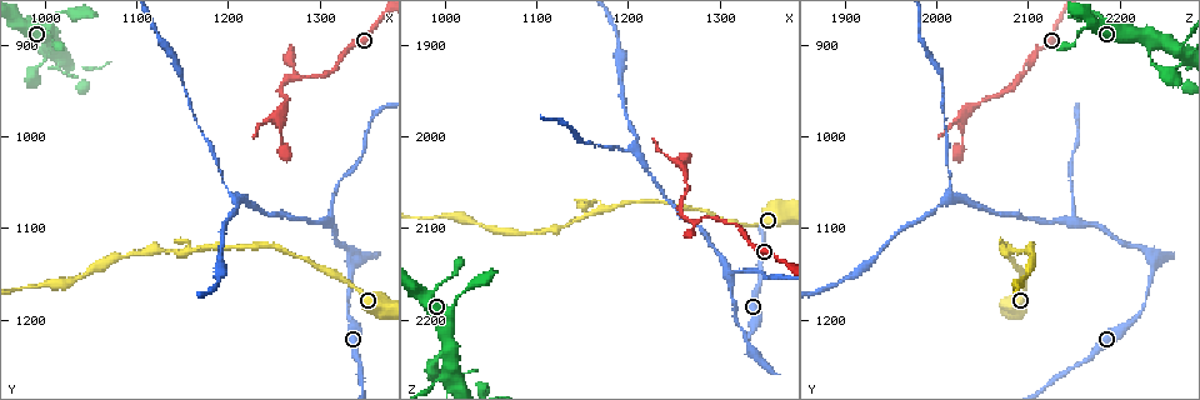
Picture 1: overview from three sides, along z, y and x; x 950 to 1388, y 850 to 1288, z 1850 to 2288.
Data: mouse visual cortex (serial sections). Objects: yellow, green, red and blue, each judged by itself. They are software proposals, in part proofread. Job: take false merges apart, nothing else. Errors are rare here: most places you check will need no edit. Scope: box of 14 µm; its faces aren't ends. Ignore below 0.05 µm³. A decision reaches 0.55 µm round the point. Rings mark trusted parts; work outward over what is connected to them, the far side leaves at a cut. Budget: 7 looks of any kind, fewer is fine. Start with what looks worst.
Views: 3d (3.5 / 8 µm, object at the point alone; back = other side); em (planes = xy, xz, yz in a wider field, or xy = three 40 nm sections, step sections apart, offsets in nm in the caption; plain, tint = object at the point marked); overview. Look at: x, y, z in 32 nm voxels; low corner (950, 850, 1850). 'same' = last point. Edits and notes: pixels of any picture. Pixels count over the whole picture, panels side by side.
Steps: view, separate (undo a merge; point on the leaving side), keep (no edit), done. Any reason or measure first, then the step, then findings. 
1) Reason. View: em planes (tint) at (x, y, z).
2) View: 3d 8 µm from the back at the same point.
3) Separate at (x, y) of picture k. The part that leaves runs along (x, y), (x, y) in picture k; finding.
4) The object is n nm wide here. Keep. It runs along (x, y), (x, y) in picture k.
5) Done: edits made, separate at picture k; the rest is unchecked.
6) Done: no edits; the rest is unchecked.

Sharp bend. View: 3d 3.5 µm from the back at (1275, 935, 2090).

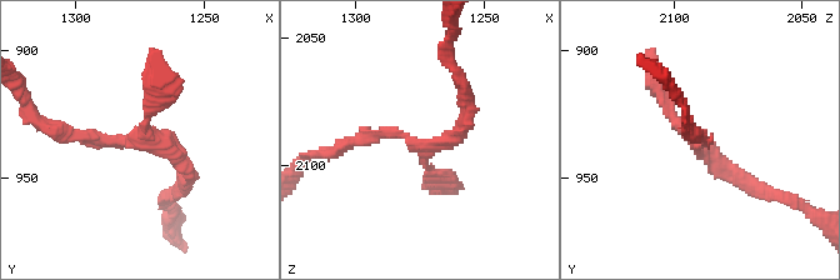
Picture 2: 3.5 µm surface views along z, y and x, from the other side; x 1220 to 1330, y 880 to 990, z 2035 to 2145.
3 arms meet here; the arms are 150, 200, 200 nm wide. View: em xy step 5 (tint) at (1275, 935, 2092).

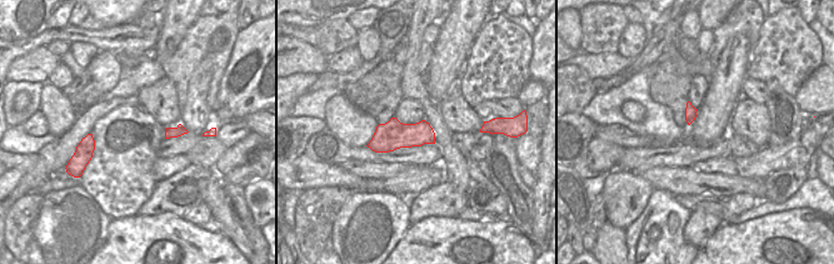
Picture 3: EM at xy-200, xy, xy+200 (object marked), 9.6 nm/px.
Keep. It runs along (55, 128), (163, 139), (190, 174) in picture 2; all the same cell.

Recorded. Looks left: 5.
Narrows sharply. View: 3d 8 µm at (1160, 1125, 2085).

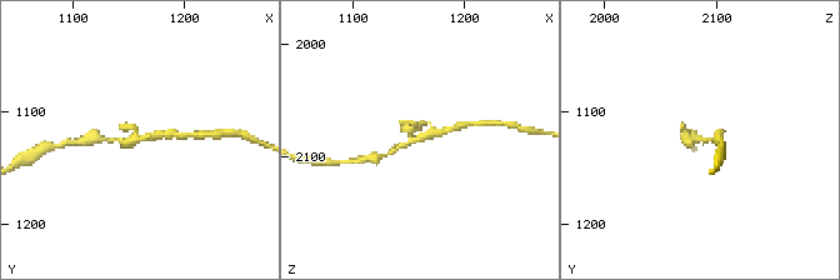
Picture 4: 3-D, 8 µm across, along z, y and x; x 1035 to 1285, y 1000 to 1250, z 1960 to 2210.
View: 3d 3.5 µm at (1158, 1124, 2084).

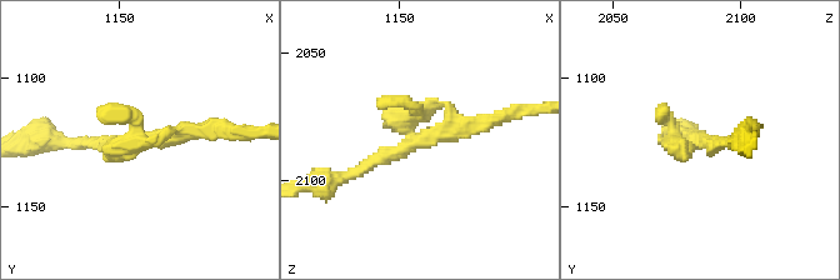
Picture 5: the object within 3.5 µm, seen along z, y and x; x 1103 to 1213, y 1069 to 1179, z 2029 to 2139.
View: em planes (tint) at (1161, 1124, 2083).

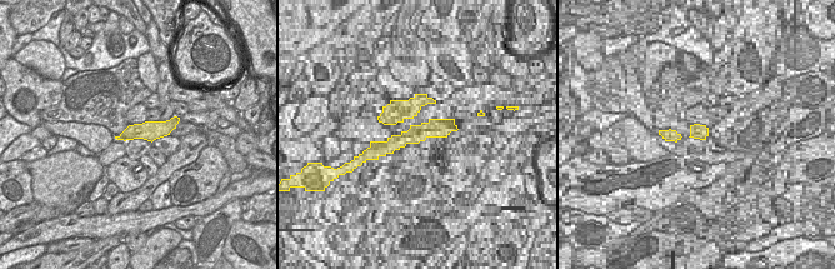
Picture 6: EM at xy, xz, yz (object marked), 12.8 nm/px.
Keep. It runs along (508, 115), (434, 134), (350, 175) in picture 5; all the same cell.

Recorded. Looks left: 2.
Arms part here. View: 3d 3.5 µm at (1335, 1140, 2235).

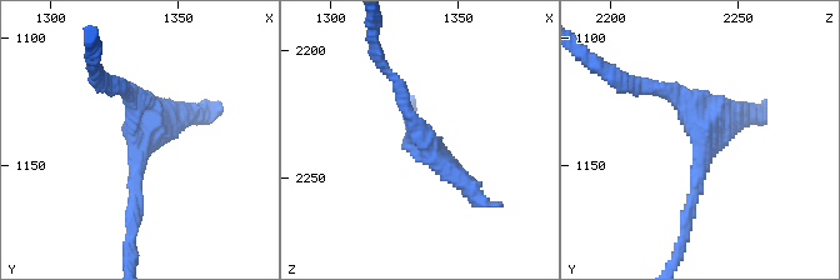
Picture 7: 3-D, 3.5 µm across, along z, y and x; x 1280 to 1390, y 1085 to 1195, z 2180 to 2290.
Need the tissue. View: em planes (tint) at (1332, 1141, 2236).

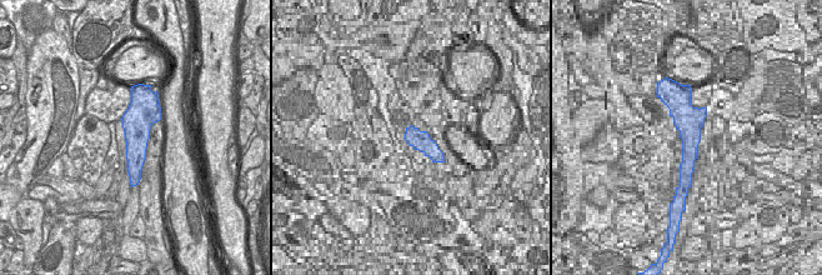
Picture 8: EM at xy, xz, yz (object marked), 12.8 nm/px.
Keep. It runs along (135, 96), (136, 153), (133, 176) in picture 8; continuous, no second cell.

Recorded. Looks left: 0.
Done: no edits; the rest is unchecked.

